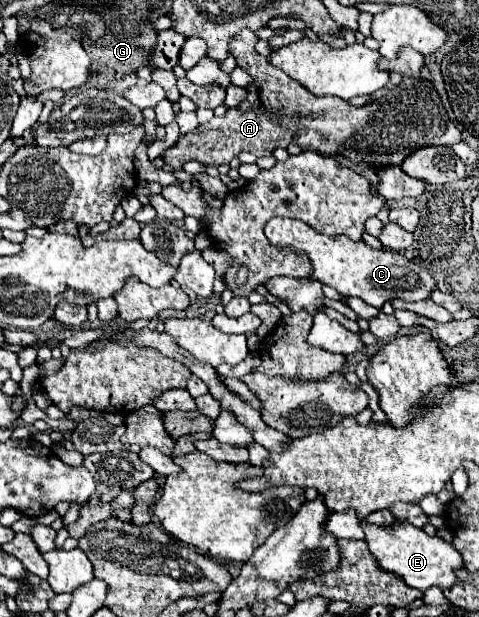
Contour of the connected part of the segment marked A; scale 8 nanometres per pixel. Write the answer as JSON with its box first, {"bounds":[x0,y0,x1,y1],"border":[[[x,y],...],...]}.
{"bounds":[164,30,462,168],"border":[[[242,30],[230,42],[230,54],[236,58],[238,66],[246,68],[254,82],[248,86],[250,96],[236,108],[226,112],[224,118],[212,118],[200,124],[186,136],[178,140],[174,148],[164,152],[164,160],[174,168],[182,168],[186,162],[196,160],[204,166],[218,168],[220,164],[230,164],[240,152],[250,152],[254,156],[270,156],[277,148],[288,148],[290,144],[302,146],[302,150],[318,150],[326,154],[344,154],[354,162],[364,162],[370,166],[398,166],[402,160],[424,146],[452,146],[462,140],[460,130],[450,120],[446,108],[440,102],[438,92],[430,82],[430,112],[422,112],[422,98],[408,98],[408,78],[402,78],[396,92],[392,90],[380,102],[372,106],[358,108],[358,126],[348,126],[354,108],[332,96],[316,98],[308,88],[286,76],[280,68],[272,66],[266,56],[256,52],[258,36],[252,30]]]}

